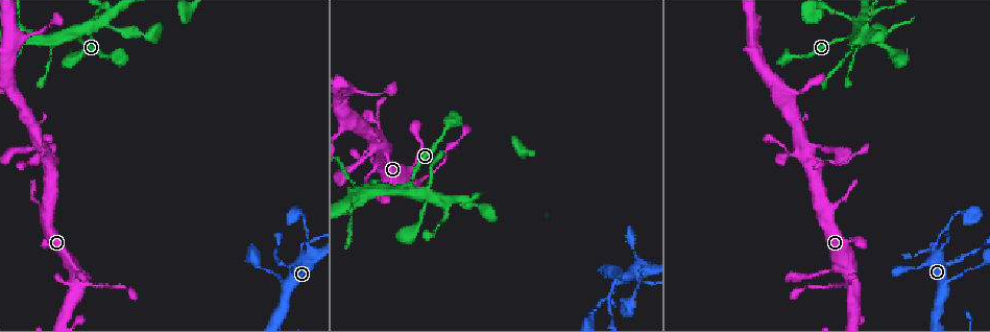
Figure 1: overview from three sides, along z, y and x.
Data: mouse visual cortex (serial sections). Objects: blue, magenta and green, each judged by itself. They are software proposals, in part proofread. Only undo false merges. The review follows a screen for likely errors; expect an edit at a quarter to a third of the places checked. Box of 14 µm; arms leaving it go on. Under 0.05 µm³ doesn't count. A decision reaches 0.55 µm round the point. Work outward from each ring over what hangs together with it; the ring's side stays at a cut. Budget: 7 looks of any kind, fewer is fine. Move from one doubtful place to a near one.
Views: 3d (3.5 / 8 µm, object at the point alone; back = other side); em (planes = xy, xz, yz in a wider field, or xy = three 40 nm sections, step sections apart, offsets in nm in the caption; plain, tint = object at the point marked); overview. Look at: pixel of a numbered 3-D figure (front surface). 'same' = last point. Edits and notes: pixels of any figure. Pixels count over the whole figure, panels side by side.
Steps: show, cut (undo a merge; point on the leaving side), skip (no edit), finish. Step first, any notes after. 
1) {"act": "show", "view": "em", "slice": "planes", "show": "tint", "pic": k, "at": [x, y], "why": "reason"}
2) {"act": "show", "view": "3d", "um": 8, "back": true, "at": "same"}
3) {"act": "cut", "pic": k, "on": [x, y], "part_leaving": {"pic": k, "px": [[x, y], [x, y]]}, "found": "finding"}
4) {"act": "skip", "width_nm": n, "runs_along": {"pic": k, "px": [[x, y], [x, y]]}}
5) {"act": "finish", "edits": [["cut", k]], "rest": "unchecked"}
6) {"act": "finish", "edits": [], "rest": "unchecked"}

{"act": "show", "view": "3d", "um": 8, "pic": 1, "at": [90, 33], "why": "four or more arms meet"}

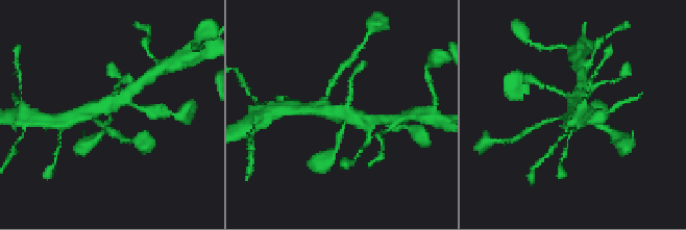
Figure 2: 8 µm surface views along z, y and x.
{"act": "show", "view": "3d", "um": 3.5, "pic": 2, "at": [340, 117], "why": "closer look"}

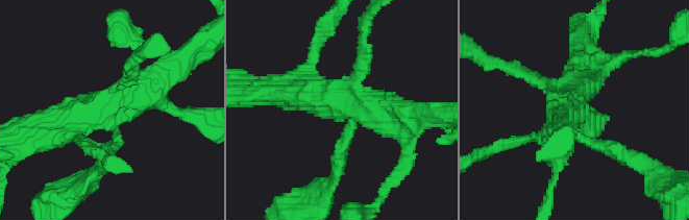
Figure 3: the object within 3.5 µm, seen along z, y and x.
{"act": "show", "view": "em", "slice": "xy", "step": 3, "show": "tint", "pic": 3, "at": [114, 125]}

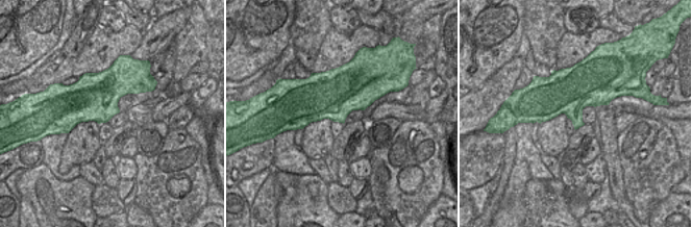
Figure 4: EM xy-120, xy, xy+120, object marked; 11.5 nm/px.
{"act": "skip", "runs_along": {"pic": 3, "px": [[313, 58], [316, 96], [396, 110]]}, "found": "continuous, no second cell"}

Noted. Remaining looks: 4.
{"act": "show", "view": "3d", "um": 3.5, "pic": 1, "at": [28, 41]}

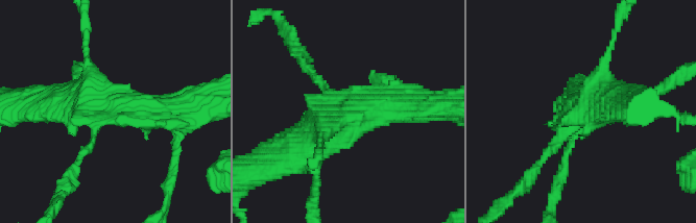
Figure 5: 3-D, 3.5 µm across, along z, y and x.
{"act": "show", "view": "em", "slice": "xy", "step": 3, "show": "plain", "pic": 5, "at": [584, 110], "arms": 4, "arm_widths_nm": [150, 200, 400, 500], "why": "need the tissue"}

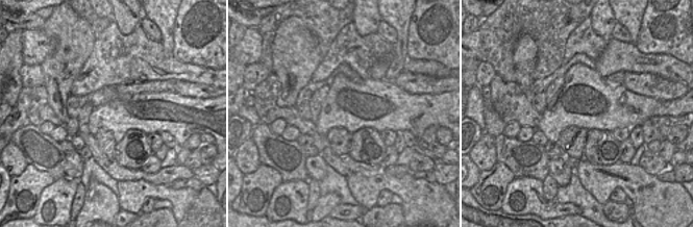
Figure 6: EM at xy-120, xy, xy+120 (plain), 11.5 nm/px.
{"act": "show", "view": "em", "slice": "xy", "step": 3, "show": "tint", "at": "same"}

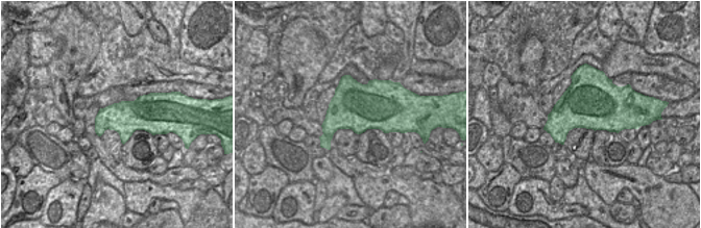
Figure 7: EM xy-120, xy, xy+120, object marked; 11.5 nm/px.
{"act": "skip", "runs_along": {"pic": 5, "px": [[408, 108], [341, 117], [286, 158]]}, "found": "one cell here"}

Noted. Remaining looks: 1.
{"act": "finish", "edits": [], "rest": "unchecked"}

